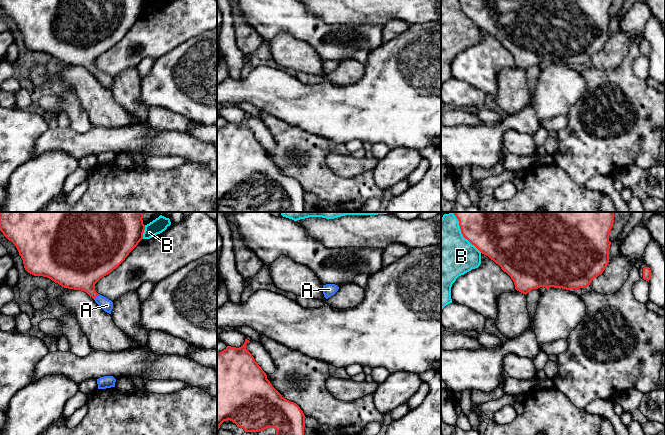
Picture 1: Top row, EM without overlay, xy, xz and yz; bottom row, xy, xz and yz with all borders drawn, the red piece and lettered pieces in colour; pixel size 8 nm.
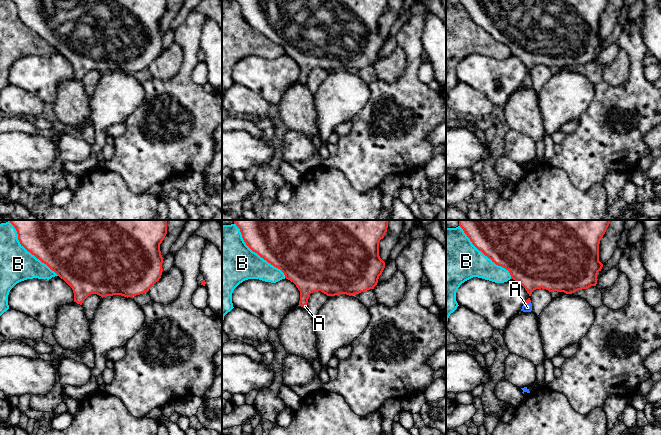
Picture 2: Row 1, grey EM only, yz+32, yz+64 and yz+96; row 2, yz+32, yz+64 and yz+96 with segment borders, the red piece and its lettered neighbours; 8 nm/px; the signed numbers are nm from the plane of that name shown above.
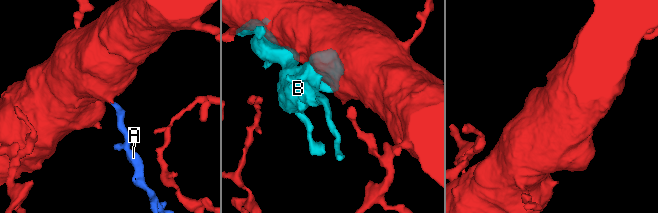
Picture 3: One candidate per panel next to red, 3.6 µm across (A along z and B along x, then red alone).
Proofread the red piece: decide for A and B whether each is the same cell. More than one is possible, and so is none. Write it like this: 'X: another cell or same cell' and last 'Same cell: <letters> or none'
A: same cell
B: another cell
Same cell: A

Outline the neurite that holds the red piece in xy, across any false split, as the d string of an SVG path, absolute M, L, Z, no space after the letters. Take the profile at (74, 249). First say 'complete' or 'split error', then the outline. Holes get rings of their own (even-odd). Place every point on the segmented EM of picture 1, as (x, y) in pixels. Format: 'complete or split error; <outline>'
split error; M0 212L0 231L16 246L28 273L84 291L111 314L113 302L98 294L95 284L143 239L142 218L143 212Z

